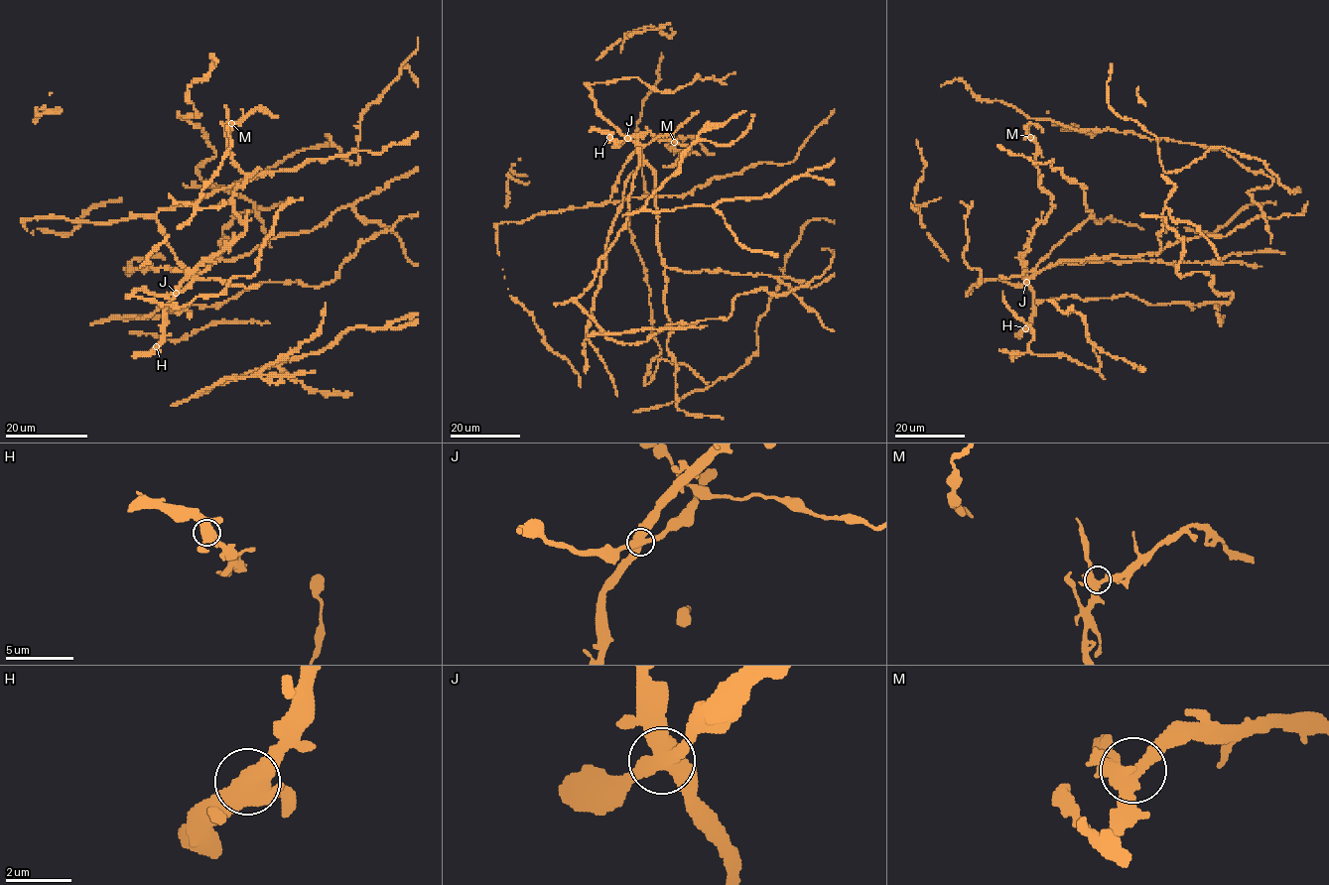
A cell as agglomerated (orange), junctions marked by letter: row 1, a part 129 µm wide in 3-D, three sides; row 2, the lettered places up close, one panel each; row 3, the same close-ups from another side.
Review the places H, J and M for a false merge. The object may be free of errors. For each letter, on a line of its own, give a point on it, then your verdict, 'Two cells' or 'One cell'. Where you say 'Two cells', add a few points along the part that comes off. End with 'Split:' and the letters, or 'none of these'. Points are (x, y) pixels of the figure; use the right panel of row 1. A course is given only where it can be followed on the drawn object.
H: Place: (1025, 328). One cell
J: Place: (1026, 282). One cell
M: Place: (1030, 137). One cell
Split: none of these

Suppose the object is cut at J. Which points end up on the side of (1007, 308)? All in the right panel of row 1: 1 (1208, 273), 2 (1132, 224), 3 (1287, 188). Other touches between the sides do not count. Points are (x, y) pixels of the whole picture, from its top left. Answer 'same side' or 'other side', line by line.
1: same side
2: same side
3: same side

